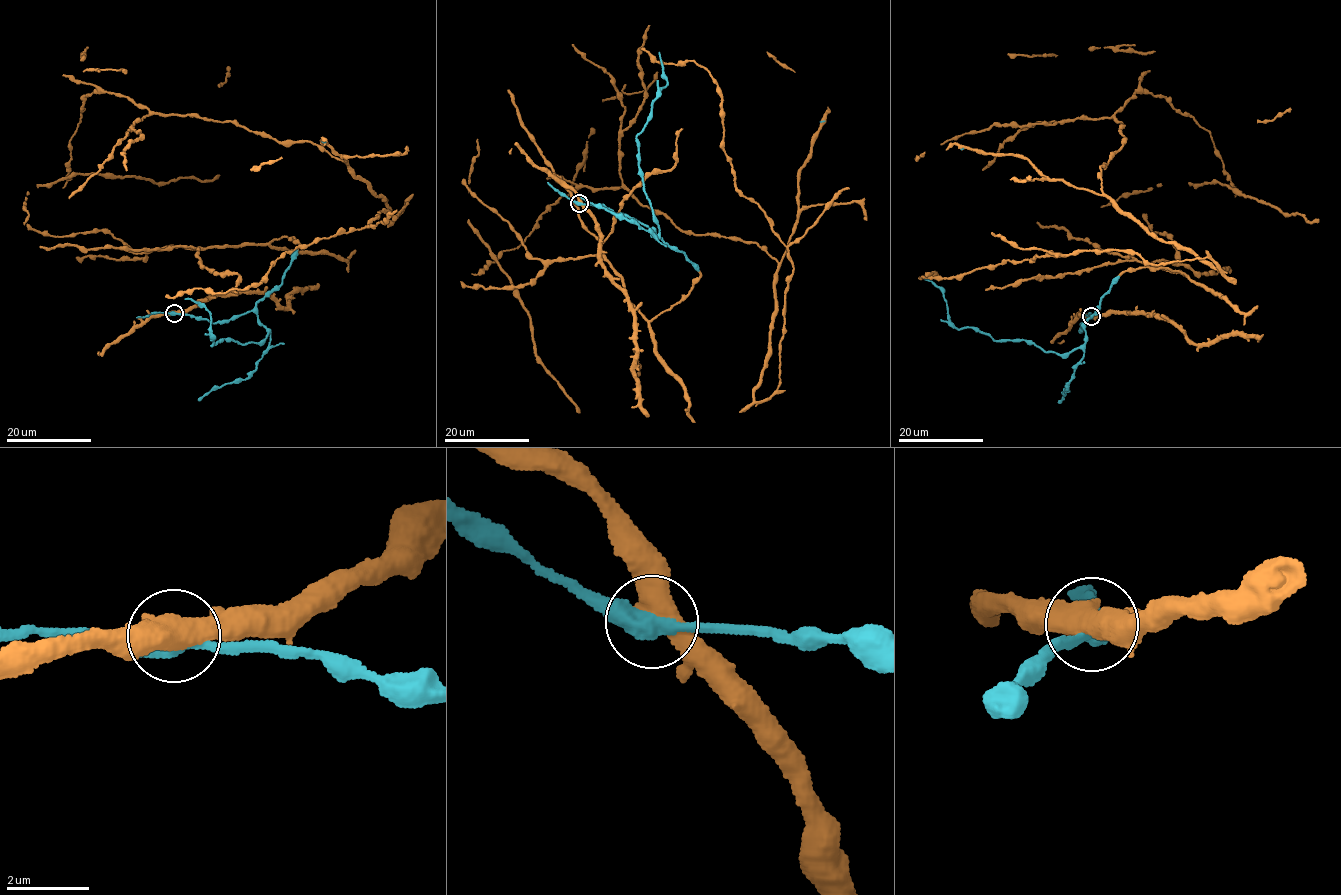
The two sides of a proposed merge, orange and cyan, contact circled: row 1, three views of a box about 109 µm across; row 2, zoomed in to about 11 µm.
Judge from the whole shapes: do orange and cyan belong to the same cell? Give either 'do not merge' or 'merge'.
merge

